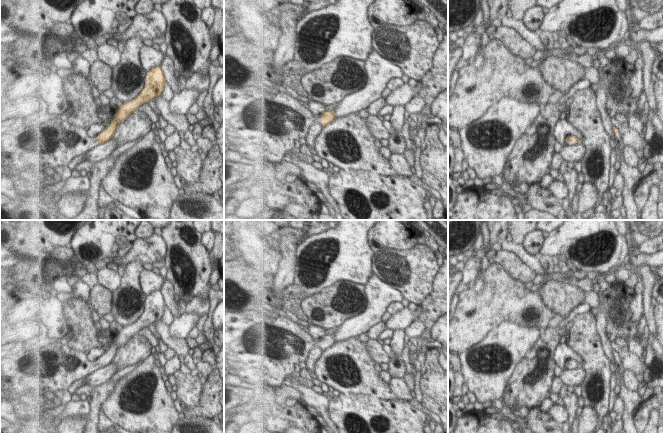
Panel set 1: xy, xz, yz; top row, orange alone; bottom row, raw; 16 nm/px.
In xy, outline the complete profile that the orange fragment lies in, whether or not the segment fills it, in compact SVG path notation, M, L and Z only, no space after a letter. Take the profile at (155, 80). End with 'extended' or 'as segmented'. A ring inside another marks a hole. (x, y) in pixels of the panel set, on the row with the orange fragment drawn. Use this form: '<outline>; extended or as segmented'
M161 66L149 70L145 77L145 88L141 93L115 110L115 117L111 124L94 138L88 136L86 129L59 119L52 125L50 135L47 132L47 122L43 120L42 124L21 143L24 151L21 154L8 154L7 156L47 156L47 146L50 141L51 167L67 167L75 157L84 155L98 145L111 140L122 121L138 110L142 104L161 95L165 89L165 83L166 78Z; extended

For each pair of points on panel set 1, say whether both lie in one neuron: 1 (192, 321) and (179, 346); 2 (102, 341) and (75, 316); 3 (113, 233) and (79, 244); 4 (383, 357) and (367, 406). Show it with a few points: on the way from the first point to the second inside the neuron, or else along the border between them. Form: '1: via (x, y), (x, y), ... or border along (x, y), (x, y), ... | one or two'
1: border along (170, 325), (170, 334), (172, 336), (186, 339) | two
2: via (95, 336), (82, 323) | one
3: via (105, 234), (93, 242), (87, 242) | one
4: border along (366, 343), (368, 354), (379, 364) | two

